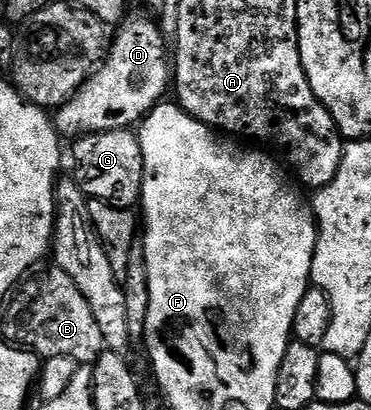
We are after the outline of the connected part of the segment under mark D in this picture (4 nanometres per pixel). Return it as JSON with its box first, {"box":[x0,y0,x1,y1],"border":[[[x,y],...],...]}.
{"box":[53,16,172,138],"border":[[[133,16],[122,21],[115,36],[113,33],[108,44],[108,55],[100,70],[95,71],[69,102],[53,113],[59,137],[81,138],[92,132],[133,129],[165,97],[162,95],[172,84],[168,41],[155,21],[153,24],[146,16]]]}

